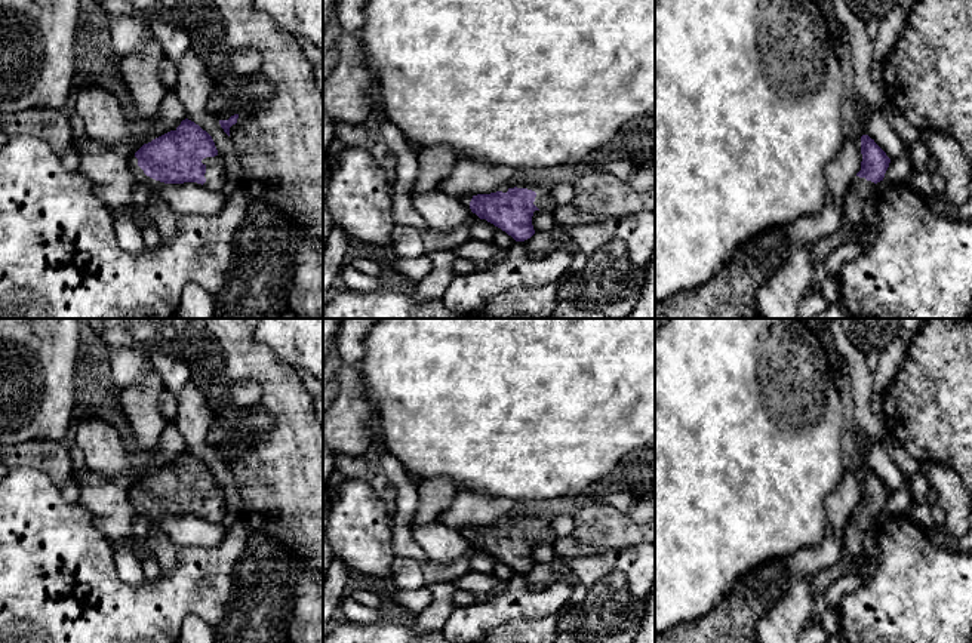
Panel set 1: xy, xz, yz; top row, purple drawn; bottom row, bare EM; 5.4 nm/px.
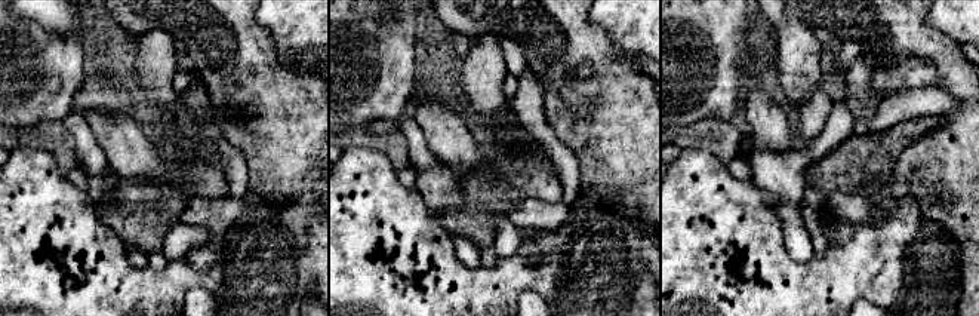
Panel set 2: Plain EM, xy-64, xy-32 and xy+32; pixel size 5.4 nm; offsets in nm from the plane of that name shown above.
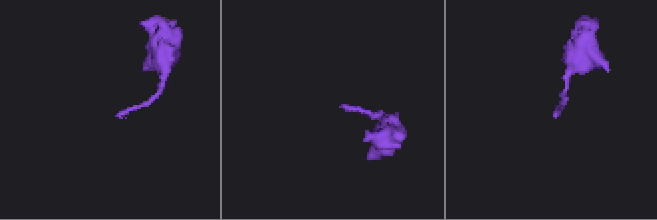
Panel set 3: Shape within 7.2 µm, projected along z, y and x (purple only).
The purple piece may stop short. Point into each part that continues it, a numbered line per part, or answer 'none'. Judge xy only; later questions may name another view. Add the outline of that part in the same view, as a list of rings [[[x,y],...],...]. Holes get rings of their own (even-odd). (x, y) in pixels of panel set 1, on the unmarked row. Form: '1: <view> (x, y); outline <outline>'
1: xy (215, 510); outline [[[218,484],[215,489],[203,490],[202,495],[206,498],[206,514],[203,517],[207,520],[222,522],[225,517],[222,487]]]
2: xy (154, 519); outline [[[136,489],[132,490],[130,499],[133,504],[135,517],[145,516],[153,529],[160,529],[162,522],[164,520],[166,516],[147,508],[144,502],[138,498]]]

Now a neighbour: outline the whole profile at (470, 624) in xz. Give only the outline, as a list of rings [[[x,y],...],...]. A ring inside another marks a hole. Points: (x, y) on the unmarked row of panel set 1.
[[[514,573],[507,590],[483,603],[455,607],[442,634],[450,643],[480,643],[495,627],[517,619],[539,619],[560,612],[570,600],[573,588],[553,582],[541,591],[530,591],[523,573]]]

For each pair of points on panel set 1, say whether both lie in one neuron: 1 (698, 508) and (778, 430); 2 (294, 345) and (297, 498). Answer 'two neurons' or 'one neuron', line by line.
1: one neuron
2: two neurons

